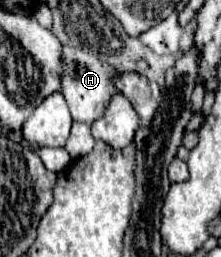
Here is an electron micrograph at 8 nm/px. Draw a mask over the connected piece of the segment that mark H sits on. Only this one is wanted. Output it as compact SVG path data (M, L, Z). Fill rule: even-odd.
M63 46L63 72L61 72L61 92L69 104L71 116L75 122L85 122L85 124L93 124L97 118L101 118L107 110L107 104L111 102L111 98L119 92L115 86L115 78L119 76L119 72L99 60L97 56L81 50L81 48L73 48L73 46Z

